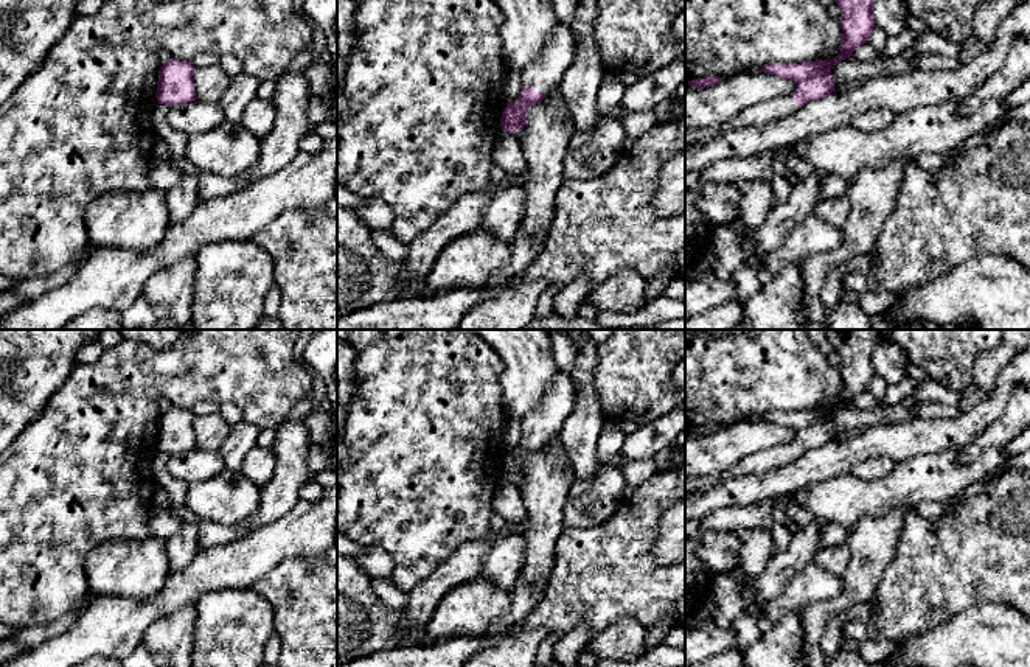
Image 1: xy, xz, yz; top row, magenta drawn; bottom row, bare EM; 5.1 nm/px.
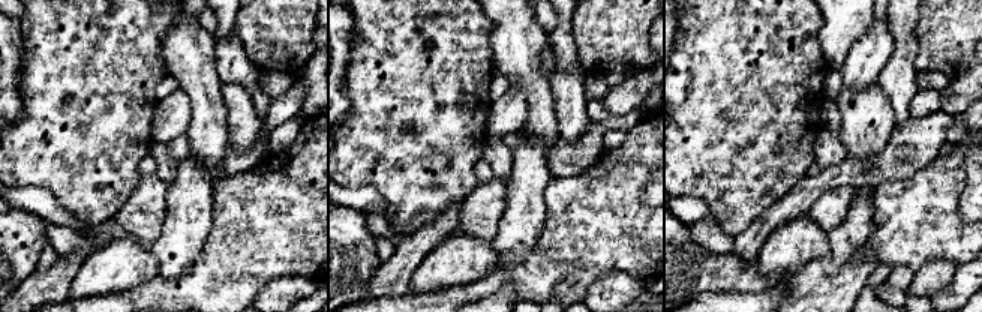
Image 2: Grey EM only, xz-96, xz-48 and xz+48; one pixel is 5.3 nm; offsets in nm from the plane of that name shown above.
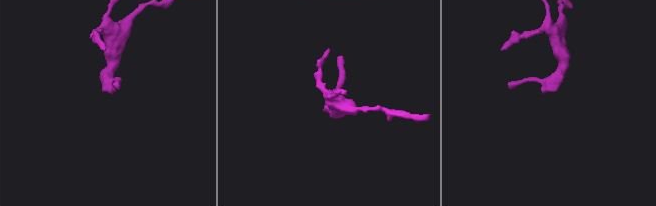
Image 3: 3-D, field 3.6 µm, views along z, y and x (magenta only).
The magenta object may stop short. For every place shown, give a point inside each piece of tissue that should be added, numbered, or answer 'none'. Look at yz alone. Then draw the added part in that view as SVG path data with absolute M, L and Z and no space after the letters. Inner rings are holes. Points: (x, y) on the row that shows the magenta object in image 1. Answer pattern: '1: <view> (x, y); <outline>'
1: yz (774, 109); M792 95L772 98L769 101L744 109L741 113L719 126L704 129L685 129L685 148L699 141L705 141L729 129L777 121L794 113L797 109L799 107L794 103Z

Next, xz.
1: xz (546, 72); M558 22L541 54L520 72L522 86L547 95L559 86L564 72L573 61L575 48L576 39L572 28Z

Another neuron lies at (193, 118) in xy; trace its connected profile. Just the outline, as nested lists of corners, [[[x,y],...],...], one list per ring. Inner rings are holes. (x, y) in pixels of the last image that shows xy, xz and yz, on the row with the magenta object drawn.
[[[194,100],[186,104],[177,104],[169,109],[169,124],[188,137],[200,135],[217,127],[225,121],[219,103],[202,103]]]

